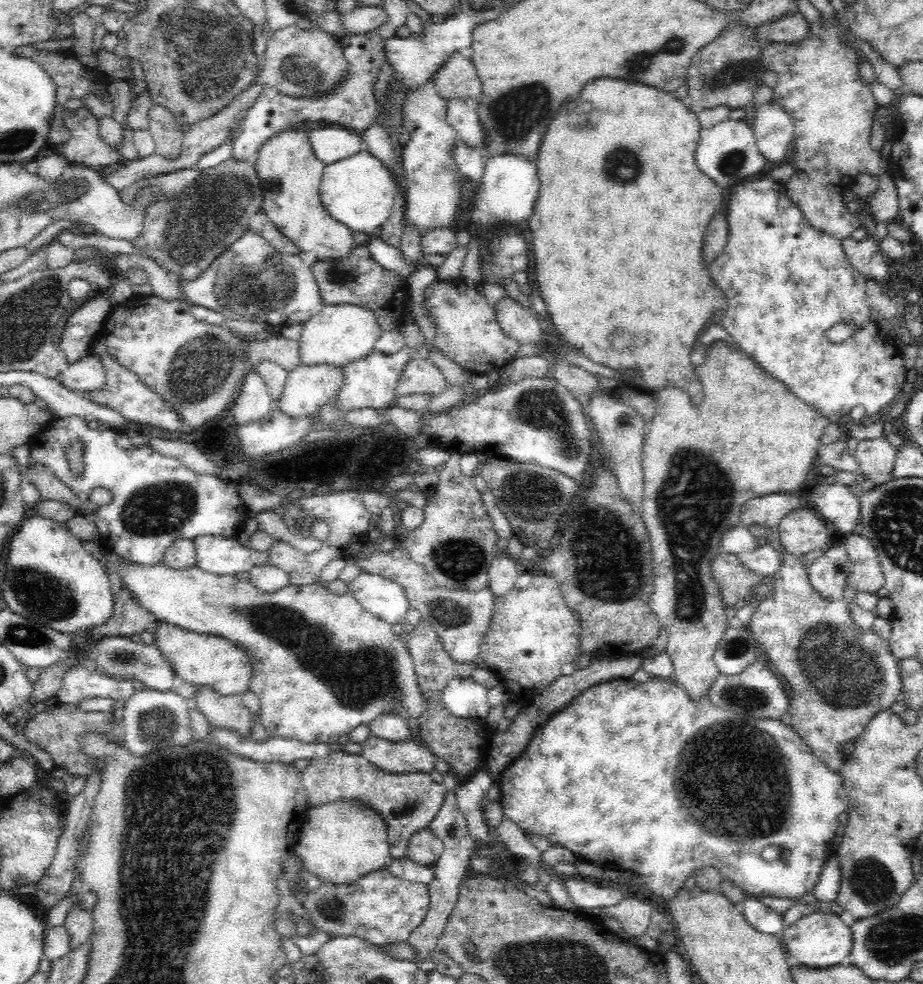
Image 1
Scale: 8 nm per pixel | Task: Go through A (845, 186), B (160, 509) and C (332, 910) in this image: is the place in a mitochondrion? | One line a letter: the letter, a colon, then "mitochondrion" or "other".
A: other
B: mitochondrion
C: mitochondrion

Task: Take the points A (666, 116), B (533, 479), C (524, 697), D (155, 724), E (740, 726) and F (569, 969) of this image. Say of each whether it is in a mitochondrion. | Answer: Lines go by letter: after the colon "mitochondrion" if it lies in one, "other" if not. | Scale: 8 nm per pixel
A: other
B: mitochondrion
C: other
D: mitochondrion
E: mitochondrion
F: mitochondrion

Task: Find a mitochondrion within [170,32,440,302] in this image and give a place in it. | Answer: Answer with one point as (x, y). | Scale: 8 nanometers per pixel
(297, 67)

